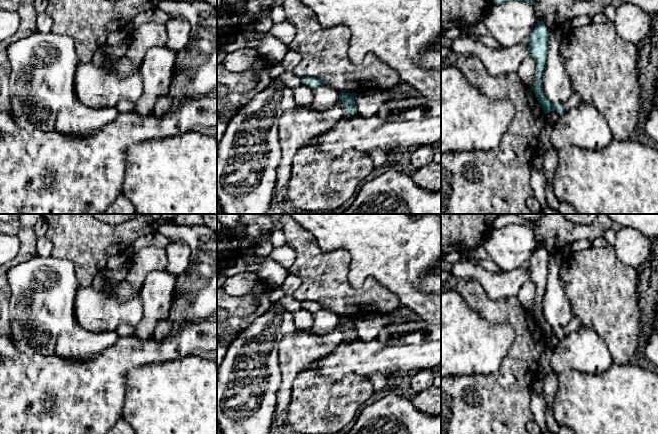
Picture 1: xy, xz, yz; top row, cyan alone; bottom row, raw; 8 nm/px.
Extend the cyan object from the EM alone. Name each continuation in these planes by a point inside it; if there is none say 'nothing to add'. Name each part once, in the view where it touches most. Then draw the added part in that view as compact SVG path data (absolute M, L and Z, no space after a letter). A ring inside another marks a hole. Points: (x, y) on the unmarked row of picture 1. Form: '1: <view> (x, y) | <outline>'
1: yz (574, 324) | M573 315L570 322L563 328L563 331L565 335L569 335L570 333L578 330L581 326L582 324L579 318Z

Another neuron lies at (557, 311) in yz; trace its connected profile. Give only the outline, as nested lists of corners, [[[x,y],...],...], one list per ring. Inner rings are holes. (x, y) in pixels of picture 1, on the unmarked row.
[[[551,254],[548,263],[548,279],[542,300],[542,310],[546,322],[552,328],[564,328],[572,319],[573,313],[560,280],[560,265],[563,254]]]

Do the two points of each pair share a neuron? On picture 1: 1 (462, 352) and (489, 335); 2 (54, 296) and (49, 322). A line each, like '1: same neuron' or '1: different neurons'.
1: same neuron
2: same neuron

